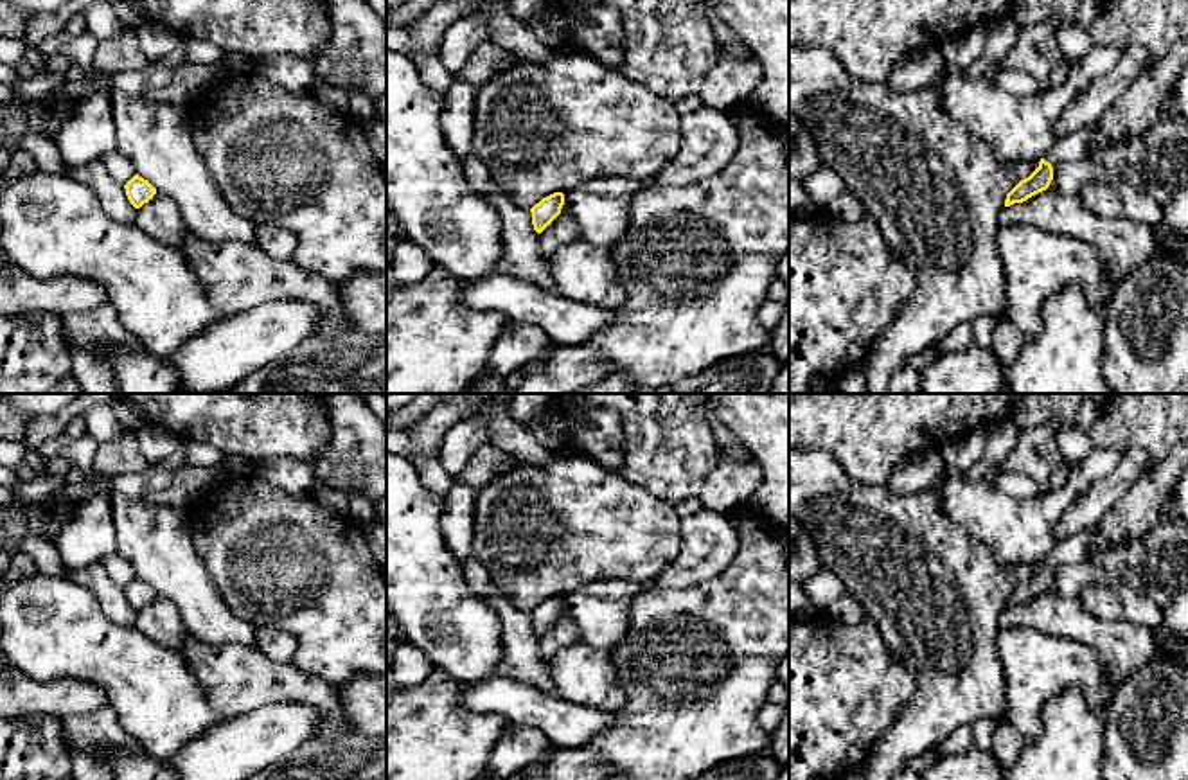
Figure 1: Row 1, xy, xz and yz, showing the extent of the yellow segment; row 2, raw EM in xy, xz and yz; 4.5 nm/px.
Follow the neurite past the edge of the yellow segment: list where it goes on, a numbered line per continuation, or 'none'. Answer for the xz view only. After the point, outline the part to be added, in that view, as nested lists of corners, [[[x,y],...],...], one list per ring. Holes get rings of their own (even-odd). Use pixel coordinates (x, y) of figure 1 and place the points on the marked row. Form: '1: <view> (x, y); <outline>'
none

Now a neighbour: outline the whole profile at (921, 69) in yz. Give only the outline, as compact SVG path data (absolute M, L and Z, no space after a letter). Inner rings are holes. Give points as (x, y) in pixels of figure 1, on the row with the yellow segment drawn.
M933 45L926 52L913 52L899 59L881 83L893 92L911 92L931 86L942 77L944 65L940 47Z

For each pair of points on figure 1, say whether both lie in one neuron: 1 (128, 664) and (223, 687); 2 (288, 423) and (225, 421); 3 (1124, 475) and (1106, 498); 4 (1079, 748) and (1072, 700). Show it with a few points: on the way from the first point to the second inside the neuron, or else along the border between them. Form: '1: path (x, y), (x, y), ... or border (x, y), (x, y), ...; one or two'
1: border (180, 655), (196, 676), (207, 700), (225, 716); two
2: path (272, 421), (241, 421); one
3: path (1118, 480), (1108, 493); one
4: path (1072, 735), (1072, 712); one

